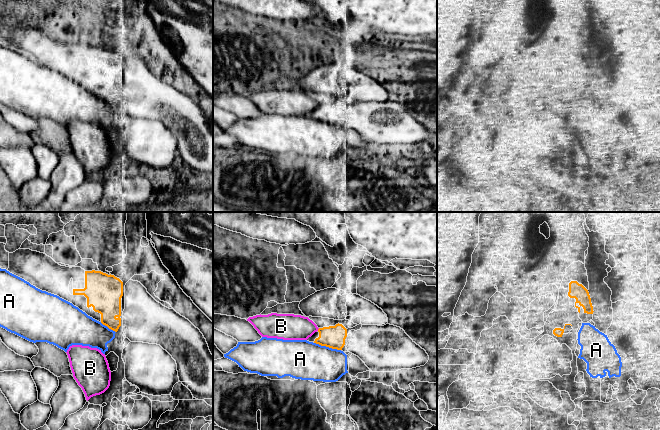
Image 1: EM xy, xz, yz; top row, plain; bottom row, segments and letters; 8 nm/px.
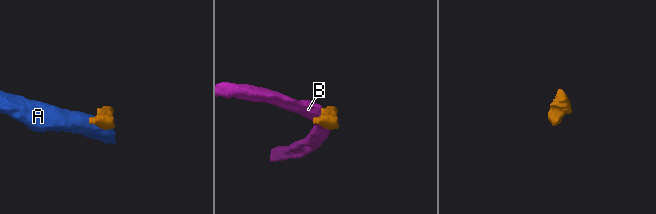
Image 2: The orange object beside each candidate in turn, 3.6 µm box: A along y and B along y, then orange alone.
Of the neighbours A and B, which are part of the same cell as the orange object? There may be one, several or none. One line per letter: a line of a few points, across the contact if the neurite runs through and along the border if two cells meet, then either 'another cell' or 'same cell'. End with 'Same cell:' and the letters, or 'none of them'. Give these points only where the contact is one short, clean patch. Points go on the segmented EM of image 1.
A: line xz (314, 342), (340, 350); another cell
B: line xz (319, 328), (317, 330); another cell
Same cell: none of them

